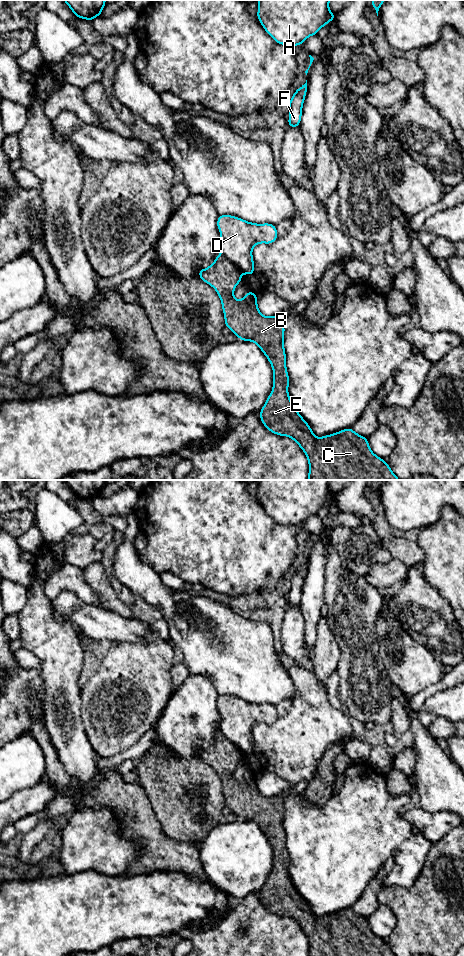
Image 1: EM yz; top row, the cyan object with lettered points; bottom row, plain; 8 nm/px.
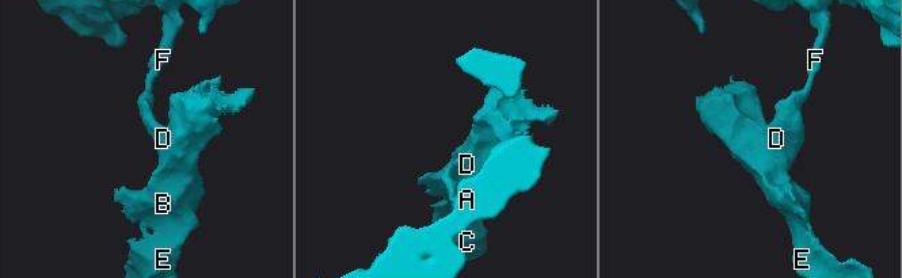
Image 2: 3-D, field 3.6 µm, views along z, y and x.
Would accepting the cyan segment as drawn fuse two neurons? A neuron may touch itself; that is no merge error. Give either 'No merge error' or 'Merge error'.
Merge error

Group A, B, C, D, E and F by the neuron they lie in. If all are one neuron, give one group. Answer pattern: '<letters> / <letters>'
A D F / B C E

